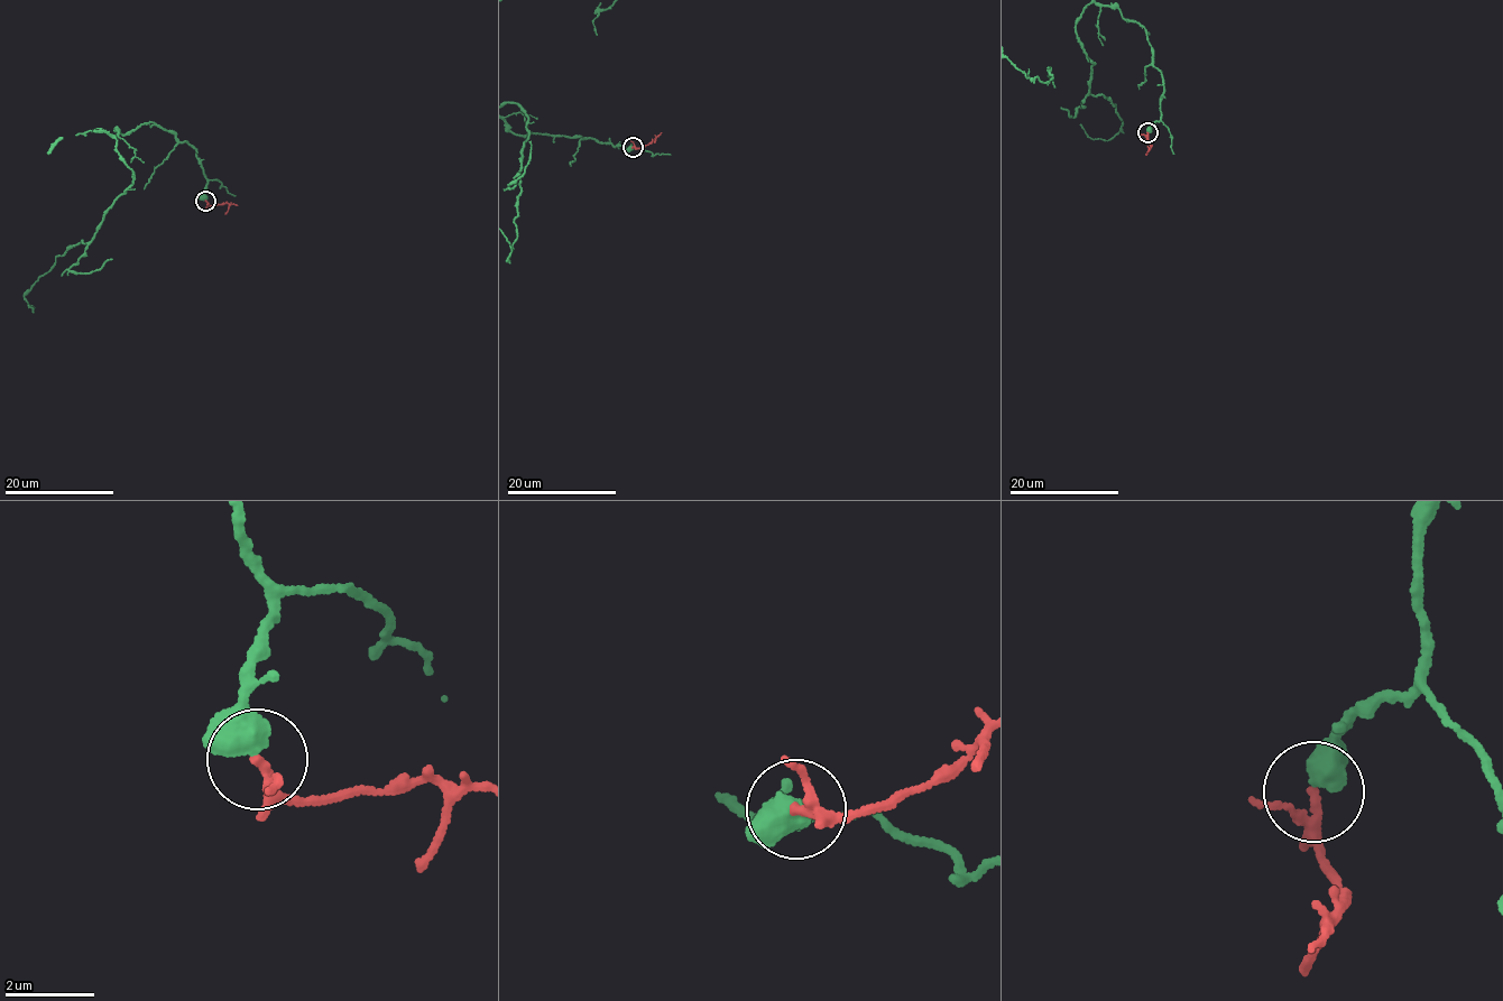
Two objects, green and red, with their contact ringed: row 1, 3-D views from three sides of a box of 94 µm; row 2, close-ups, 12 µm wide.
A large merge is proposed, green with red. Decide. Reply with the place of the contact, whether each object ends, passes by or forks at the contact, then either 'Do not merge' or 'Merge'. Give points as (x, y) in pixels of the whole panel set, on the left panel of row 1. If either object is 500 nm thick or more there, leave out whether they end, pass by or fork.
Place: (205, 201). Merge

